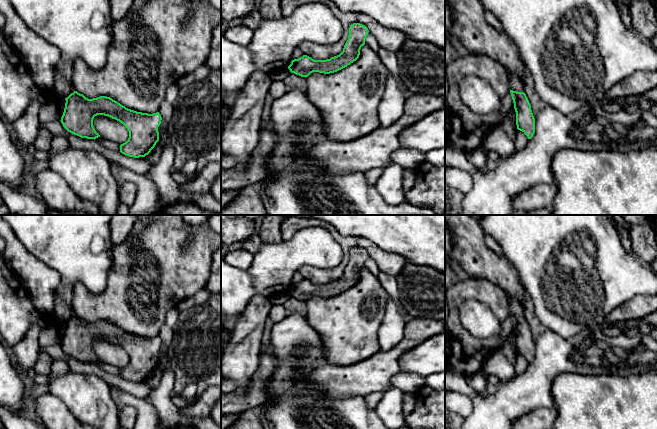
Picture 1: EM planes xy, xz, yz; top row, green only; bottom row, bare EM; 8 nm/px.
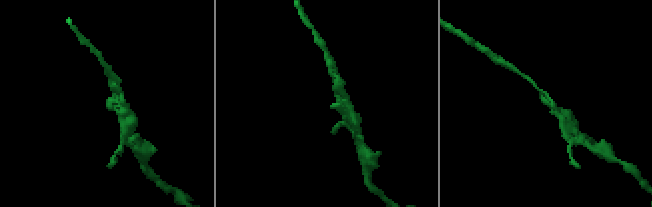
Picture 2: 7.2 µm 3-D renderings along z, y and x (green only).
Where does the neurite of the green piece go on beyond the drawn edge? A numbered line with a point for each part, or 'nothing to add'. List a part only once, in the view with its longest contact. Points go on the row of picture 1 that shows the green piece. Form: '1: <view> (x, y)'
nothing to add

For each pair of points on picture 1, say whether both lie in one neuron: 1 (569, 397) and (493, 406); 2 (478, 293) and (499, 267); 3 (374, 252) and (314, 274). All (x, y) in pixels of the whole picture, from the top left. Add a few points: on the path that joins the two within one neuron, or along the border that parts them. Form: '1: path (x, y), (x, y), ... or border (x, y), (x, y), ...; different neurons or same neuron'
1: border (557, 376), (552, 383), (553, 406); different neurons
2: border (471, 277), (489, 280), (497, 284), (507, 295); different neurons
3: path (356, 243), (346, 249), (344, 263), (332, 274); same neuron

